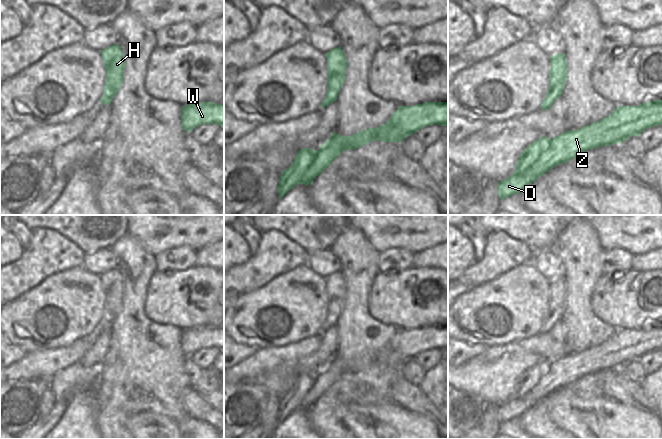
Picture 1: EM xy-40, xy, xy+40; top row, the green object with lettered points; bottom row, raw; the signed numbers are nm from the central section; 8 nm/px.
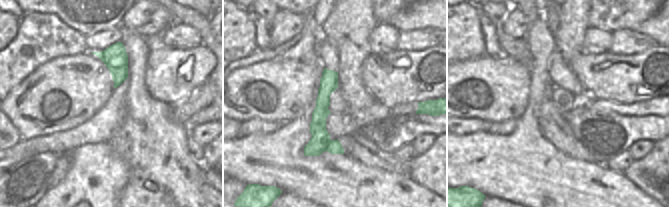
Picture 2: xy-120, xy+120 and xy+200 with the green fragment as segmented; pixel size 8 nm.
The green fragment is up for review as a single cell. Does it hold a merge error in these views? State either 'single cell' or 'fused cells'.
fused cells

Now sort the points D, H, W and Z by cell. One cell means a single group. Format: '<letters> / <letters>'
D W Z / H

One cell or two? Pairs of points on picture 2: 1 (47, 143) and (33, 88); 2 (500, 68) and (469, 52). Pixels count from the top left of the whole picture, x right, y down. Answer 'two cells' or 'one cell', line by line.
1: two cells
2: two cells

